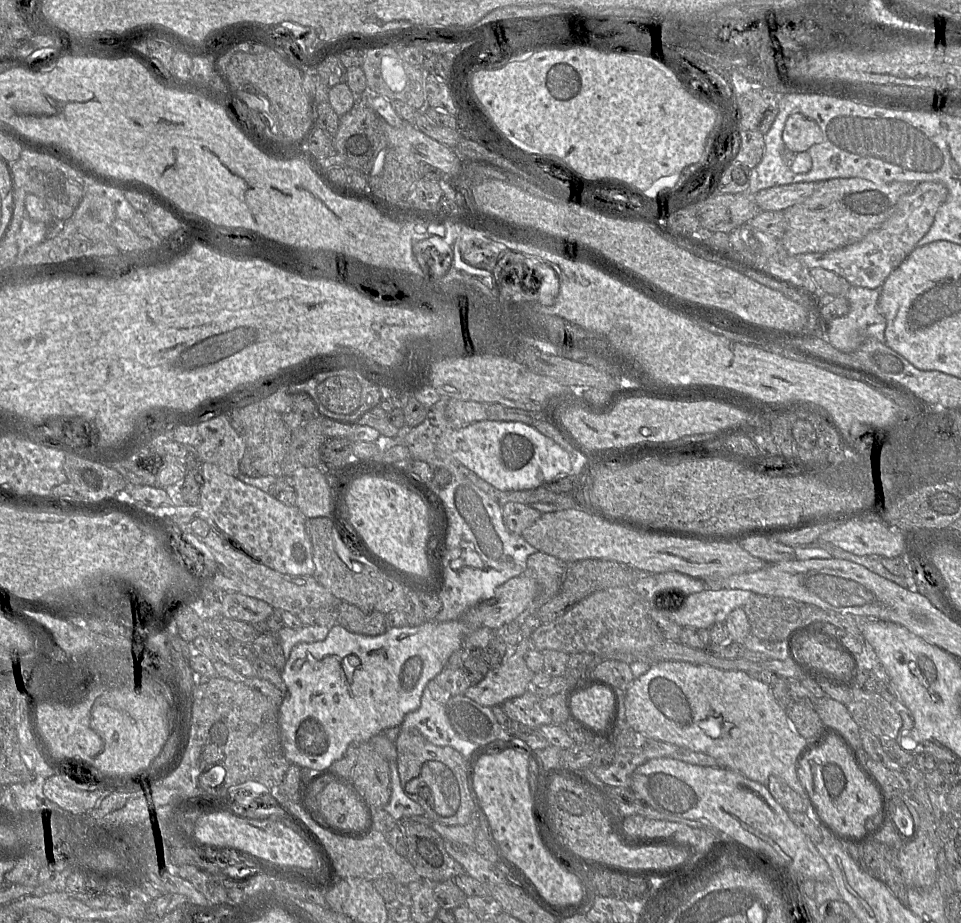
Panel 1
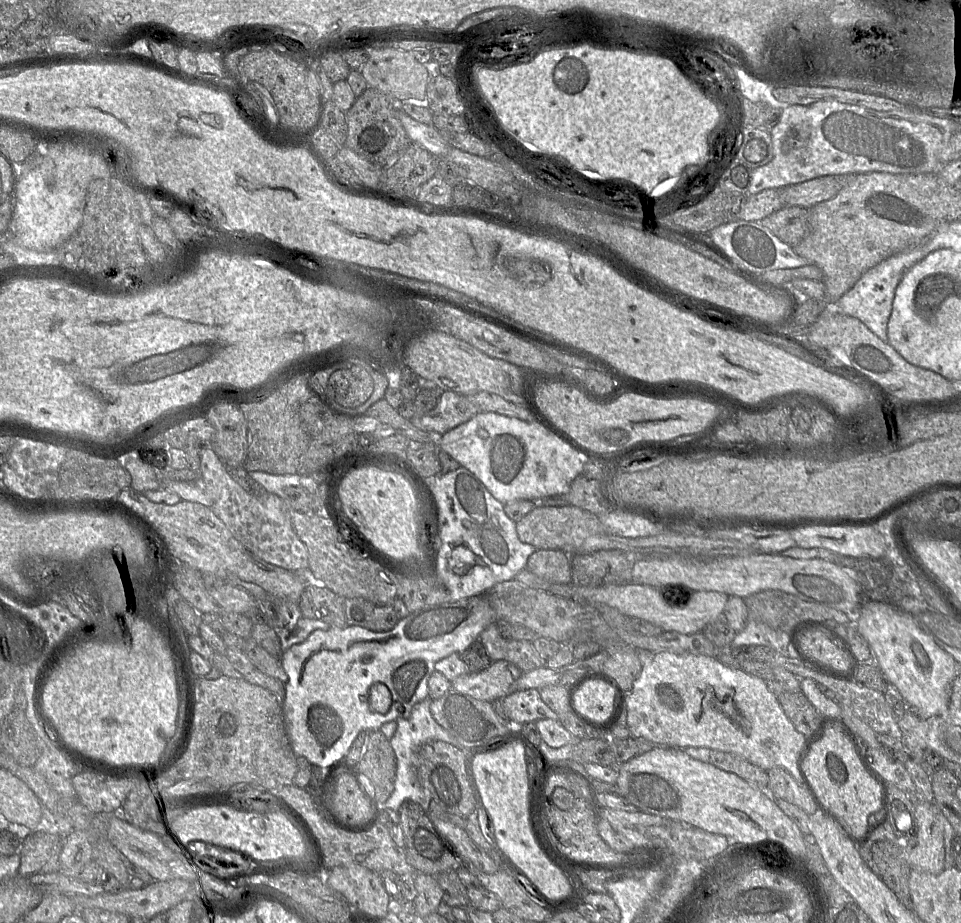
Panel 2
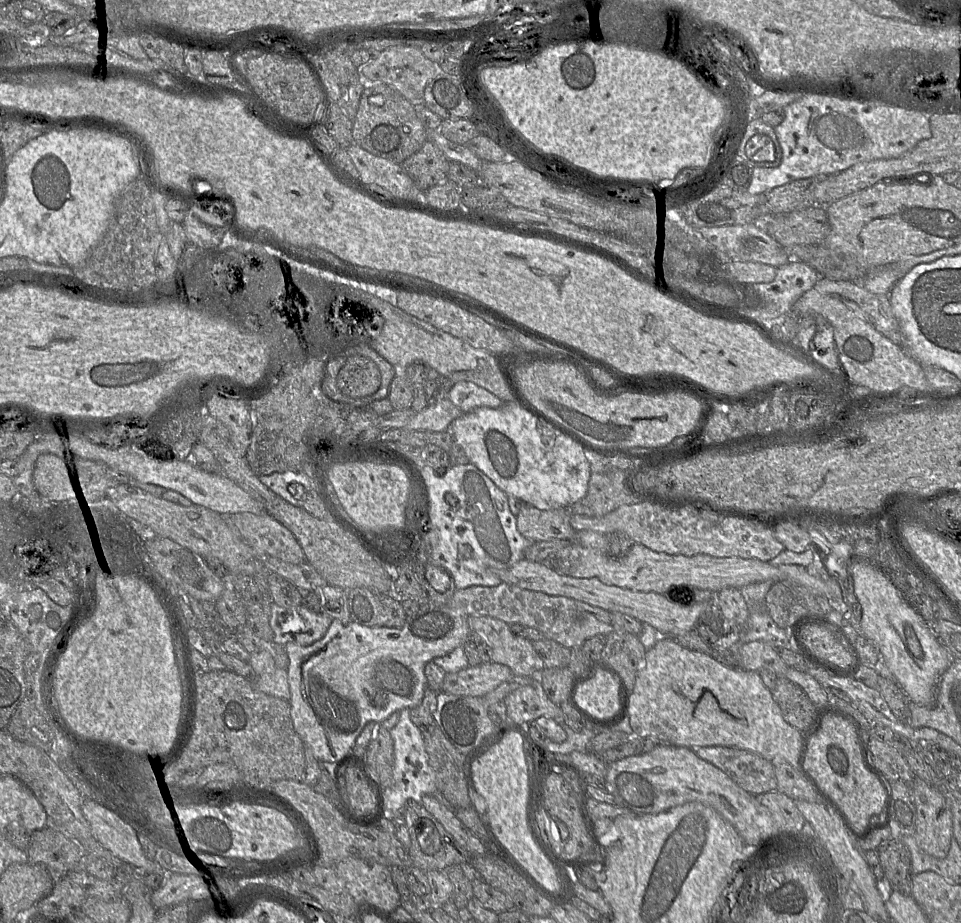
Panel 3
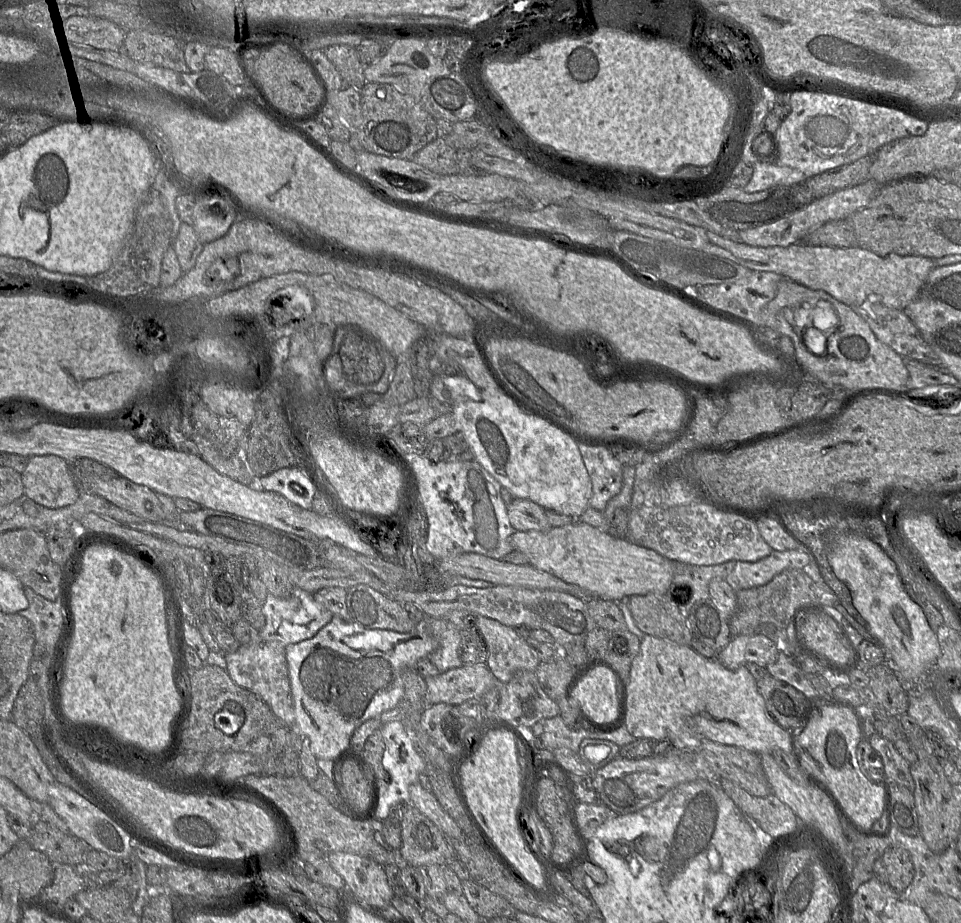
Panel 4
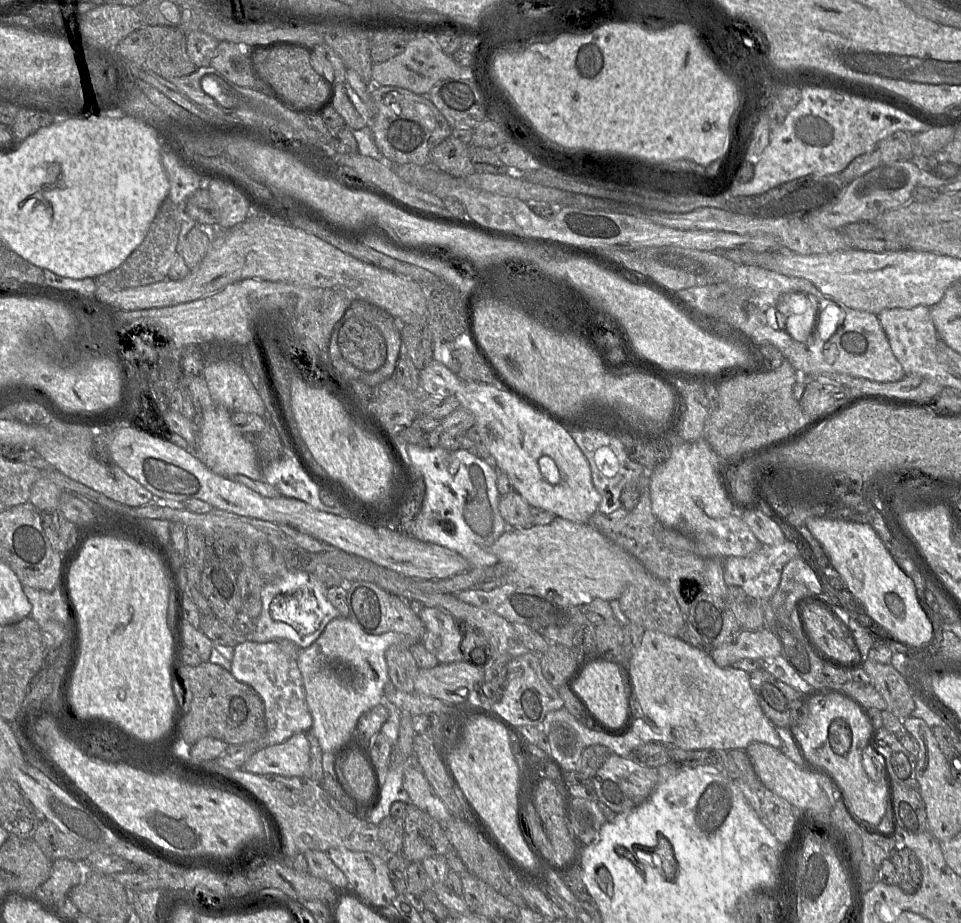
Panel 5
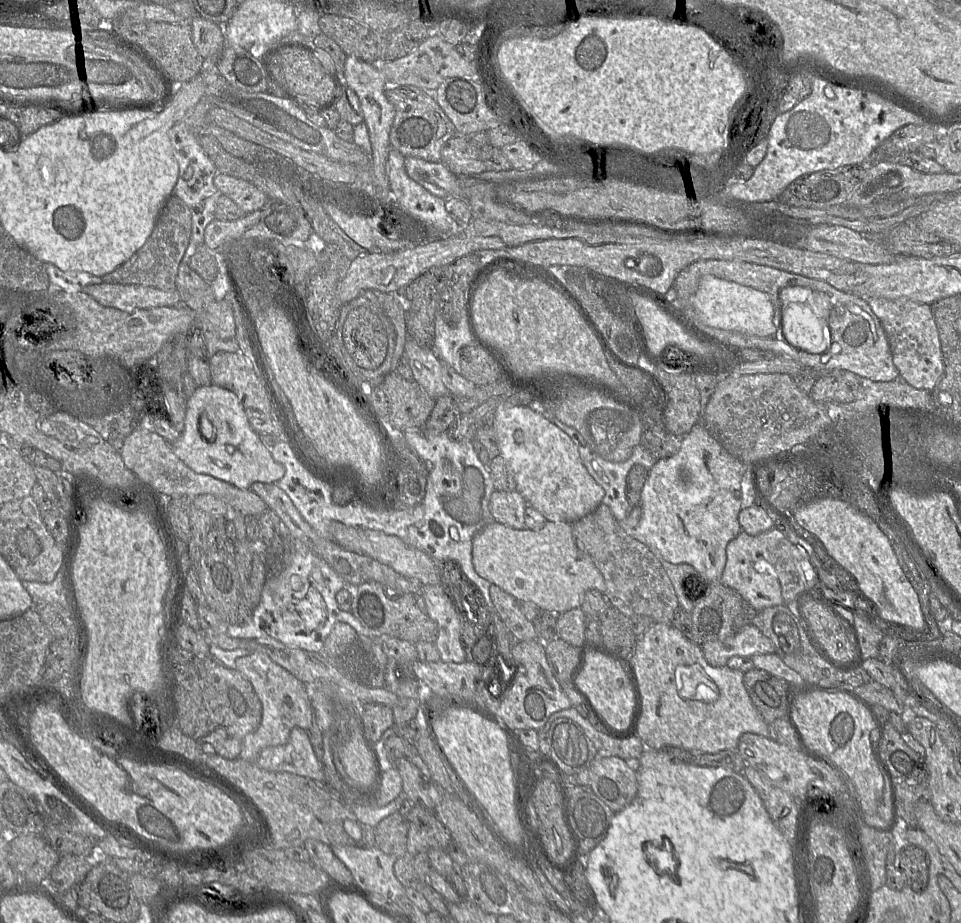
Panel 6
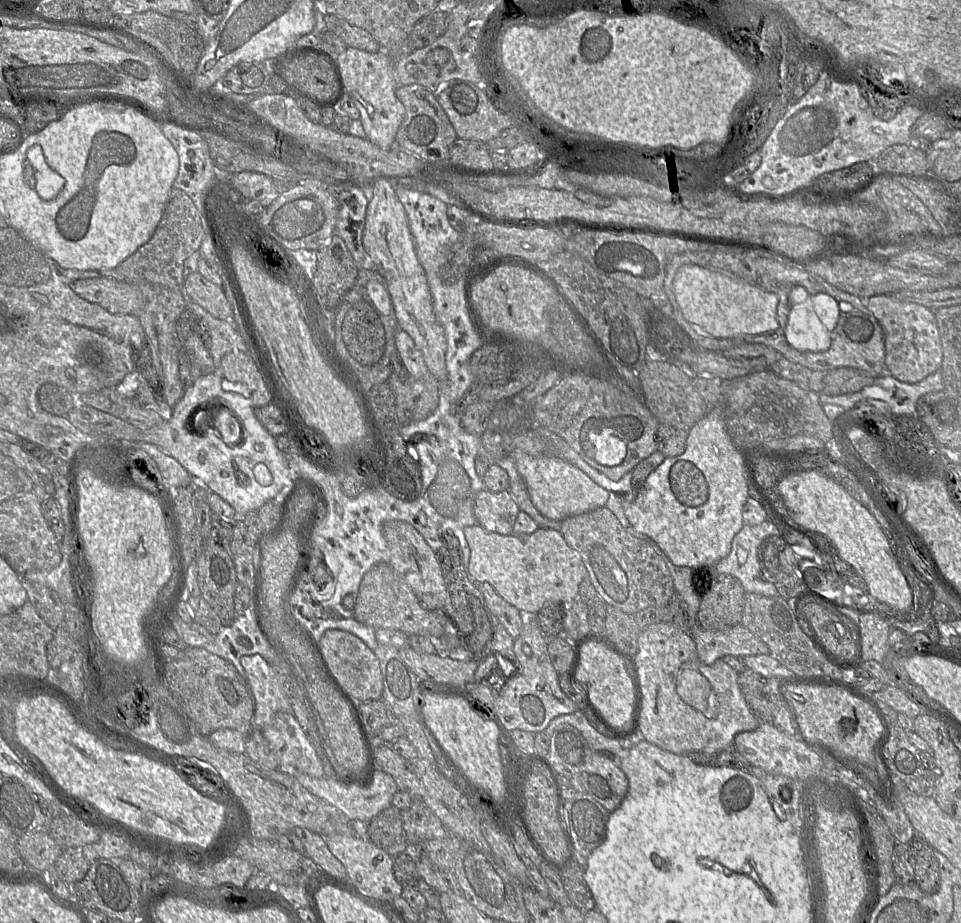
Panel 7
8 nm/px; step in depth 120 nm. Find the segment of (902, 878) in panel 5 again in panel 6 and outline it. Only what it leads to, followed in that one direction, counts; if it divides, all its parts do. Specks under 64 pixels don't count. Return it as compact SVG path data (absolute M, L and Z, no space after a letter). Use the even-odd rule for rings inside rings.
M900 842L899 866L906 876L908 886L915 892L925 890L929 879L929 857L922 848Z

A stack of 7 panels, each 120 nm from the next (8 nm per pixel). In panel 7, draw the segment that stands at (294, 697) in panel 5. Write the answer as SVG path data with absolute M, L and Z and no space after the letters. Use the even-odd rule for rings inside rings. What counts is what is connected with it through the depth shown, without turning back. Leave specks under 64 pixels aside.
M260 654L241 658L246 679L255 698L253 730L263 730L280 712L291 712L291 704L281 686L280 673Z

